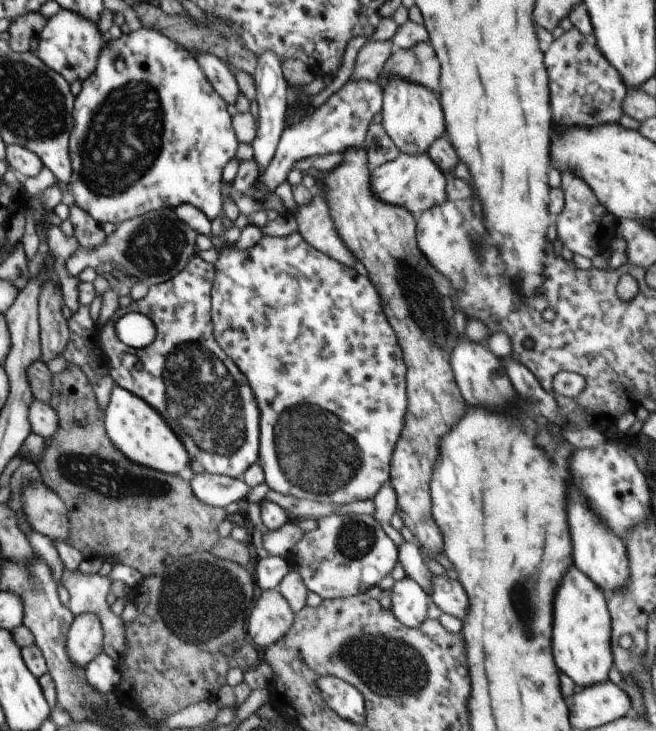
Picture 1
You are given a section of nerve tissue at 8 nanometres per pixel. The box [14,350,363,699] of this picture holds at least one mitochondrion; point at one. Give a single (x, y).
(199, 598)

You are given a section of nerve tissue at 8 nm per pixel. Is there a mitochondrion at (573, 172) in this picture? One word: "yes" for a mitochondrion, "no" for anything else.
no

